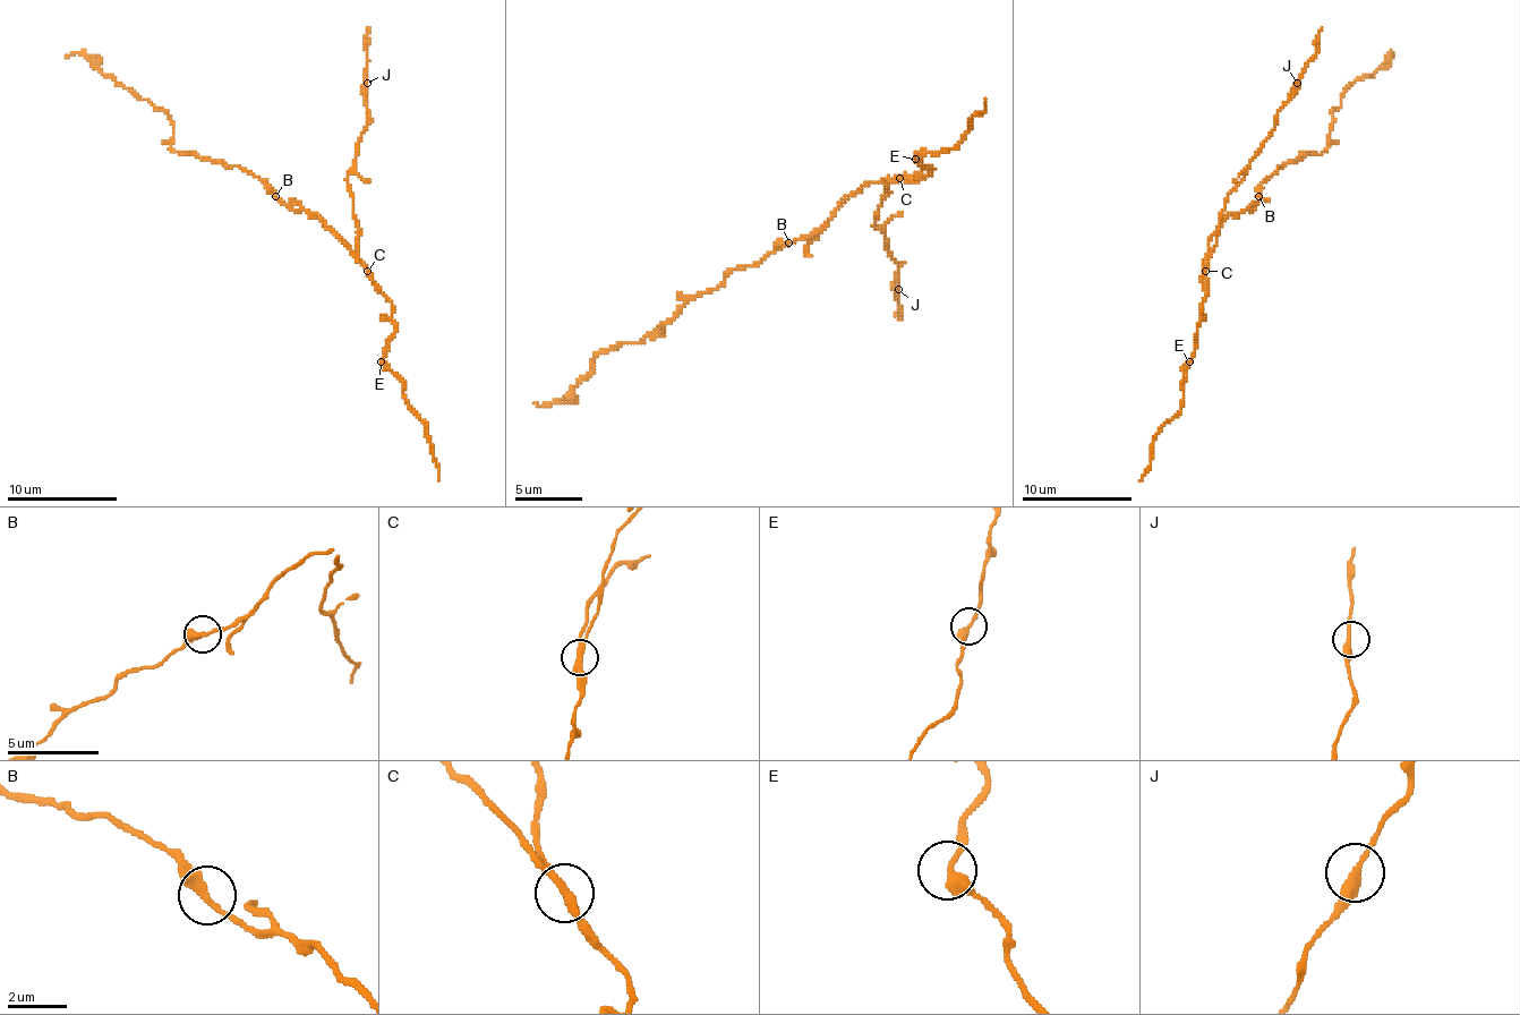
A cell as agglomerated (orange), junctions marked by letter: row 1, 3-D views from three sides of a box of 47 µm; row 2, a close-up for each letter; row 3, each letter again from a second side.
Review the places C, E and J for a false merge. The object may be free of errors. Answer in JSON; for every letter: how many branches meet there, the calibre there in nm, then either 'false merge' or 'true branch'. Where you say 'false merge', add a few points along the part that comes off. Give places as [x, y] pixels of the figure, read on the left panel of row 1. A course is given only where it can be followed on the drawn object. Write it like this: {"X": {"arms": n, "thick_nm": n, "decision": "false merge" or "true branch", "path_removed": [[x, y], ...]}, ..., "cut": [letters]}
{"C": {"arms": 2, "thick_nm": 320, "decision": "false merge", "path_removed": [[367, 271], [317, 215], [292, 207], [245, 169], [179, 154], [162, 110], [83, 56], [66, 58]]}, "E": {"arms": 2, "thick_nm": 340, "decision": "true branch"}, "J": {"arms": 2, "thick_nm": 300, "decision": "true branch"}, "cut": ["C"]}

